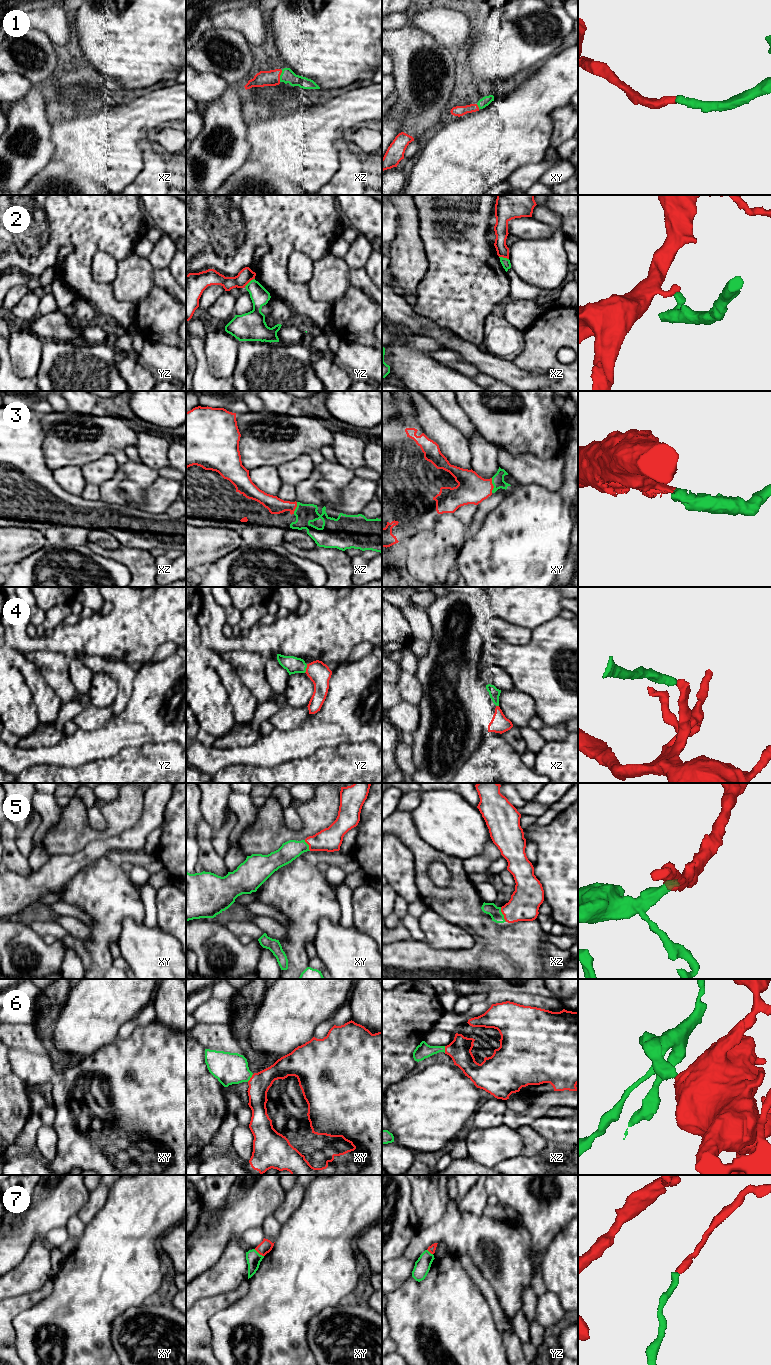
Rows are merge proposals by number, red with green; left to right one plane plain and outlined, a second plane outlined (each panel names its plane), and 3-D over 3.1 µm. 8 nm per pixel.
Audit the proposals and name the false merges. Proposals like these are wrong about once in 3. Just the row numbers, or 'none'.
2, 7

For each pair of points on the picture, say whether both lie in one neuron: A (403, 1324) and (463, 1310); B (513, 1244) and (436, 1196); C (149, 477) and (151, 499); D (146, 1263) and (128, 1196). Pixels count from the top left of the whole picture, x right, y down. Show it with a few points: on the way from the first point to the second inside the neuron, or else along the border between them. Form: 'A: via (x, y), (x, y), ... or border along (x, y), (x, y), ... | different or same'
A: via (418, 1322), (421, 1320), (448, 1320) | same
B: border along (448, 1185), (448, 1208), (444, 1216), (435, 1224) | different
C: border along (159, 476), (146, 490), (144, 503), (137, 507) | different
D: via (131, 1246), (131, 1213) | same

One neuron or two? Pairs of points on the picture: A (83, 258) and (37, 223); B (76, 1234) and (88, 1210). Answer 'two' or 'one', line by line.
A: one
B: two

